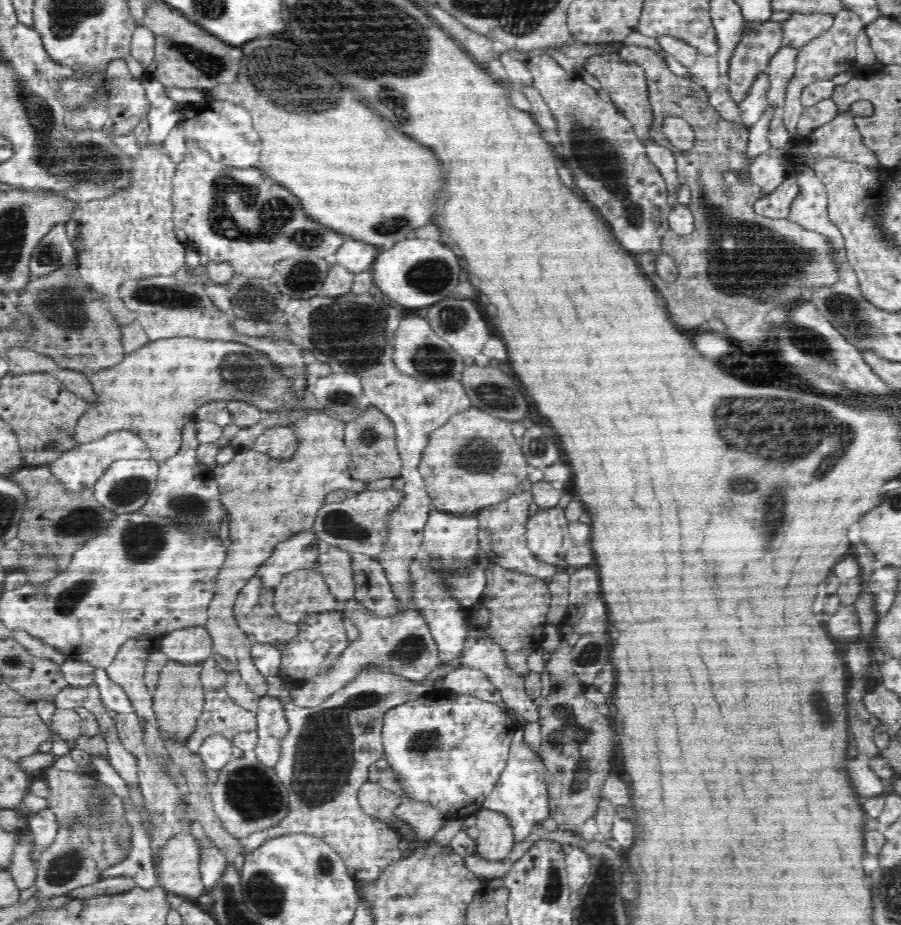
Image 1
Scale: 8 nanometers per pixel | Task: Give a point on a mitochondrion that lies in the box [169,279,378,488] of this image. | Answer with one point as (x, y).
(238, 370)

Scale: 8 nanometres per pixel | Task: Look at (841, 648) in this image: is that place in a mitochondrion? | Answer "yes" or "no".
no

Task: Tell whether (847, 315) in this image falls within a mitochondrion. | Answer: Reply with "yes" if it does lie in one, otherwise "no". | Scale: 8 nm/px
yes

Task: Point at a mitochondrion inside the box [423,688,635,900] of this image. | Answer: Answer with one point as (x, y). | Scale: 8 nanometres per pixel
(567, 730)

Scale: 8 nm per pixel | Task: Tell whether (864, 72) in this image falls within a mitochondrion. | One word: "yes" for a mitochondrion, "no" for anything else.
no

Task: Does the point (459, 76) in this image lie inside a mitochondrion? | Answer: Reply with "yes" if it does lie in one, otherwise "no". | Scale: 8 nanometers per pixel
no

